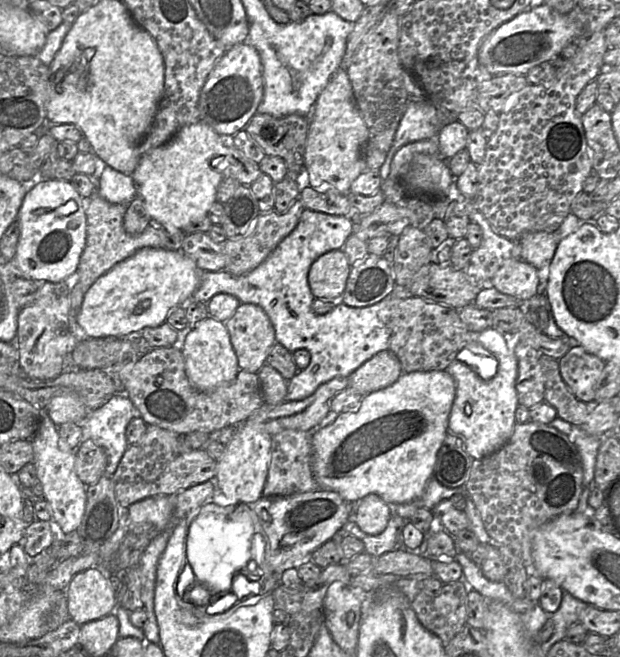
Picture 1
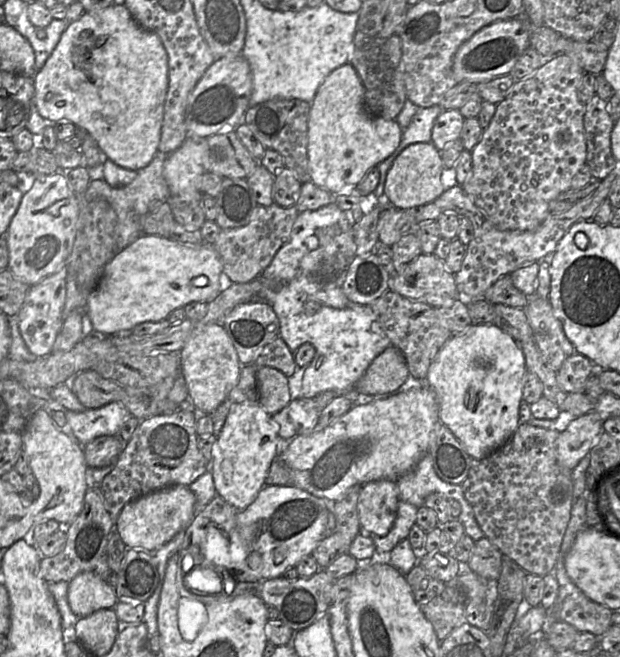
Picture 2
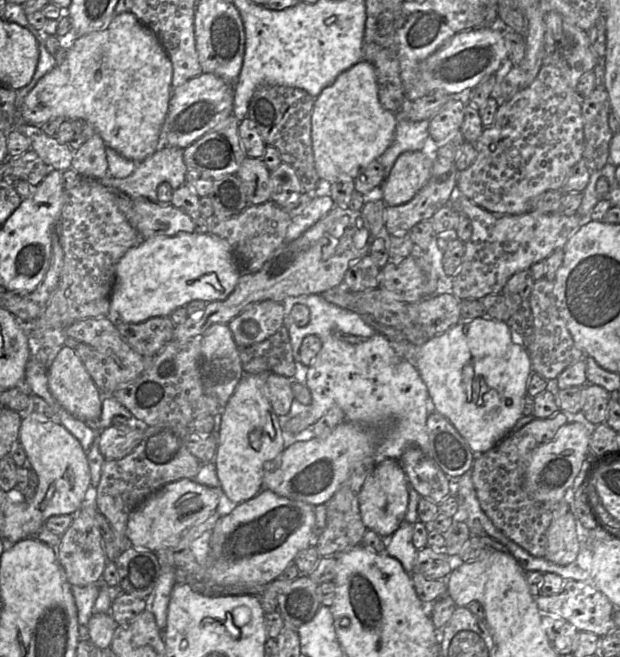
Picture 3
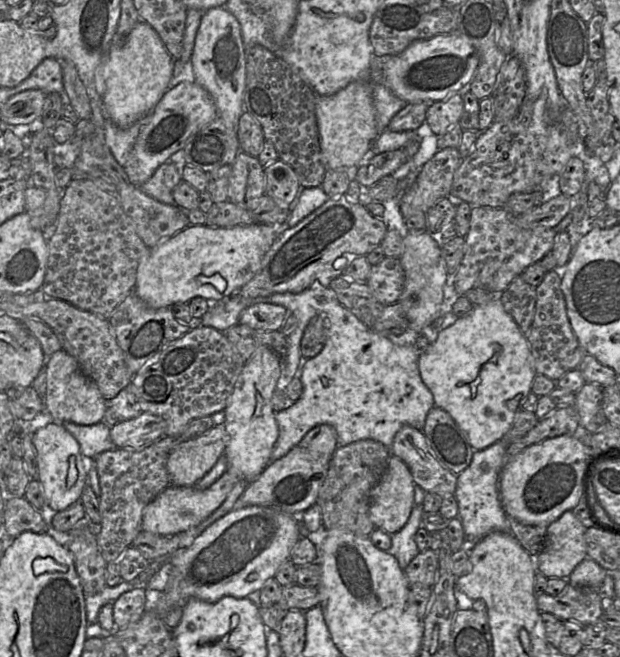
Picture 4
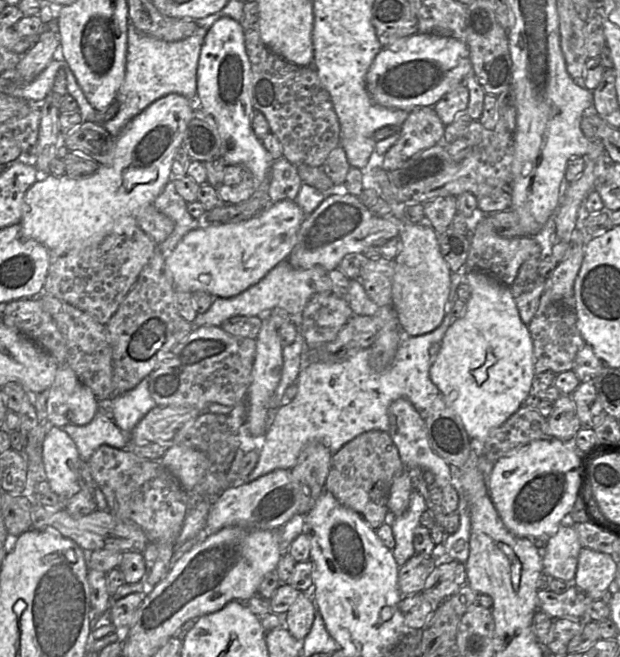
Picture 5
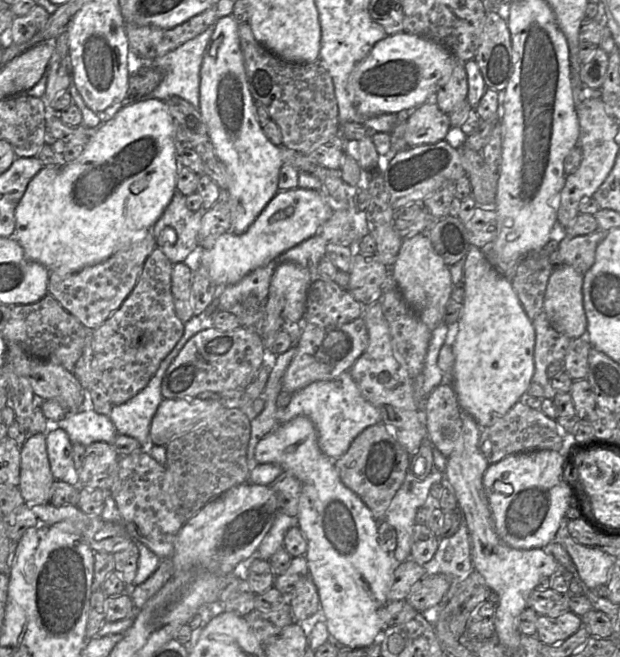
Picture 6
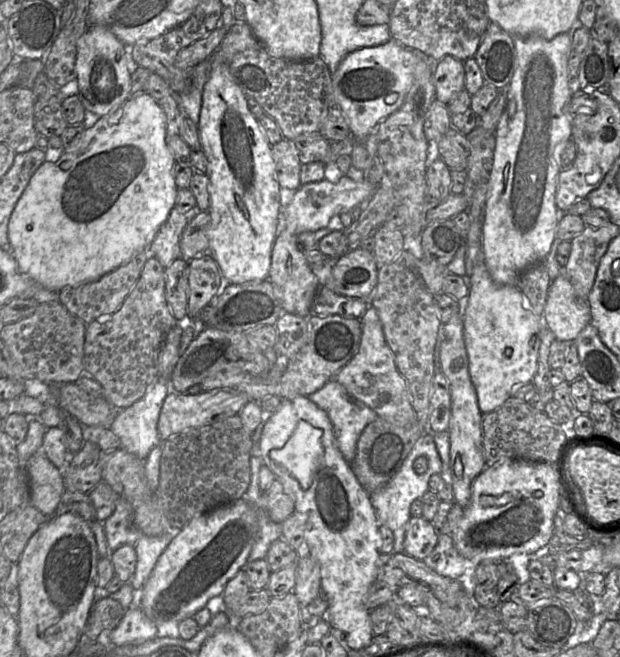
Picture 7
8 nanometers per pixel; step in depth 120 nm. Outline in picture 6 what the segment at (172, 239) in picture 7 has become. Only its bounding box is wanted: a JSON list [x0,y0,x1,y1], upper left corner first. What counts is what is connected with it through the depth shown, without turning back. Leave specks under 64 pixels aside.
[152,190,206,264]

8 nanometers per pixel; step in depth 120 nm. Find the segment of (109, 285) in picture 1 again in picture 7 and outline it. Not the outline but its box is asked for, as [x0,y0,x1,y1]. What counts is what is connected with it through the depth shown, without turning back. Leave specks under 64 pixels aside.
[278,175,376,234]

